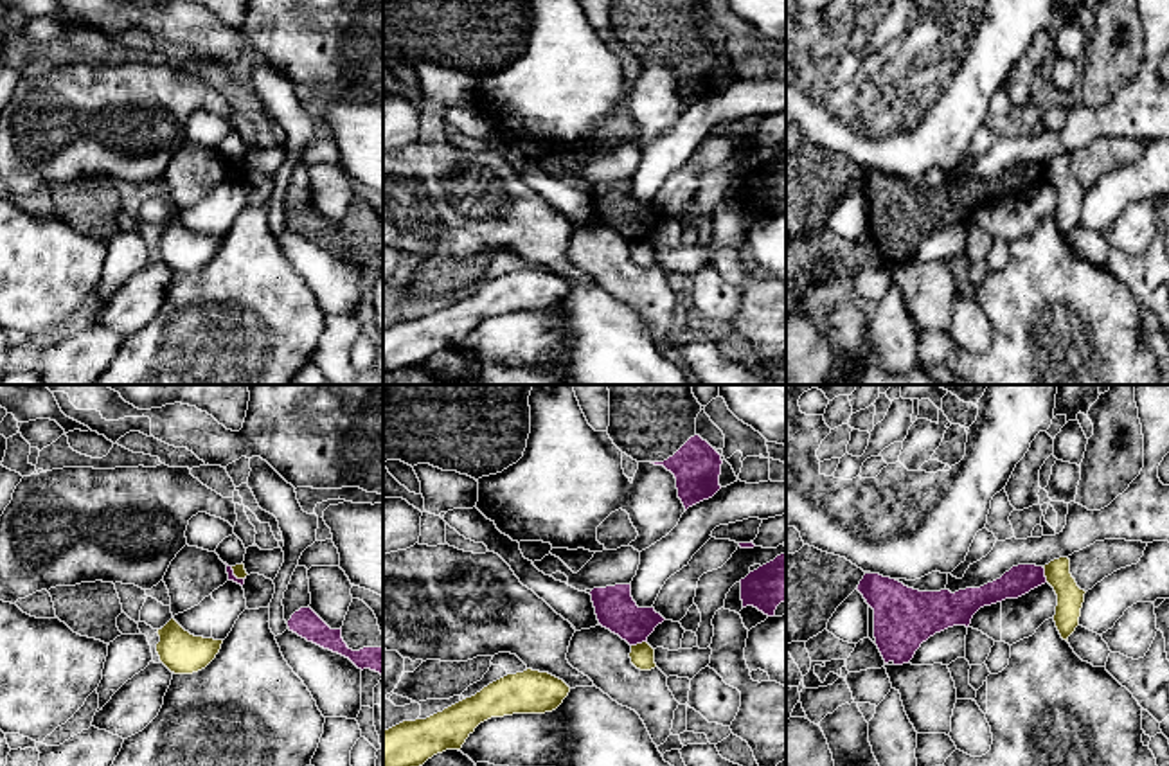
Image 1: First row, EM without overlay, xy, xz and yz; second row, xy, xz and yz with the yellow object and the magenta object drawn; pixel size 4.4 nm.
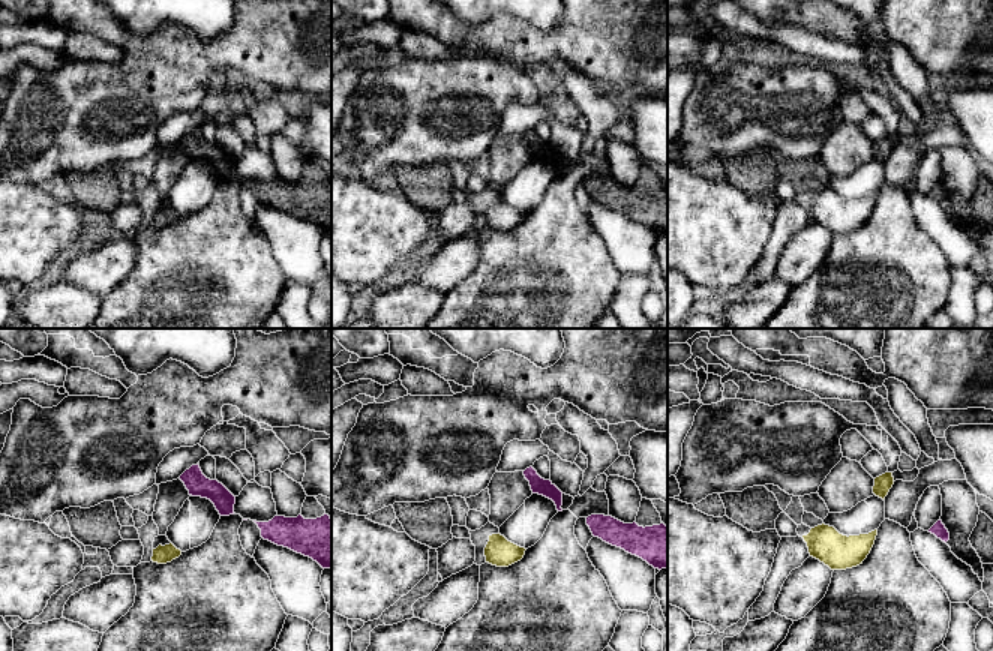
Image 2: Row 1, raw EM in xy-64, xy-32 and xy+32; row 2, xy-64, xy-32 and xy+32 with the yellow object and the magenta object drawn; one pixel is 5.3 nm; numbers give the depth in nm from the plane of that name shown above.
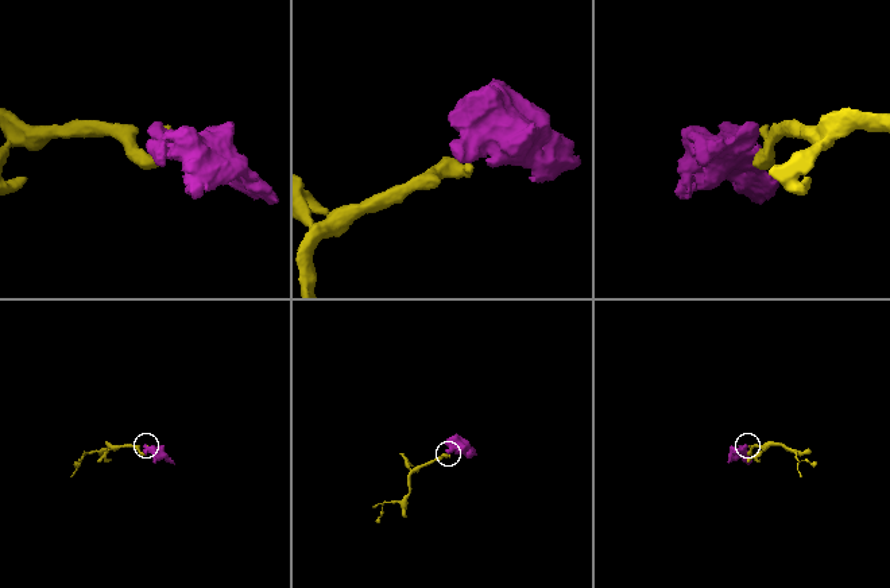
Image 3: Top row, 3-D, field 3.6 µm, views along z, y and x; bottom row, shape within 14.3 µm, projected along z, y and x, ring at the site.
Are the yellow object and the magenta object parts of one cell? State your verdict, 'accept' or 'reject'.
reject

